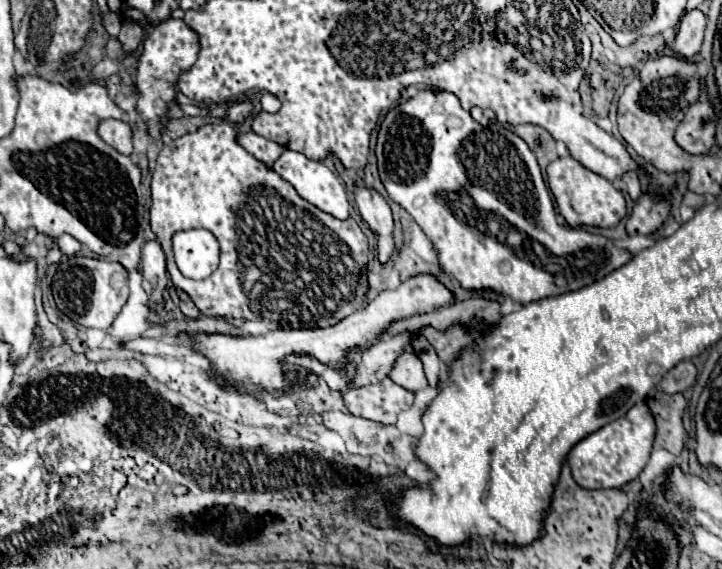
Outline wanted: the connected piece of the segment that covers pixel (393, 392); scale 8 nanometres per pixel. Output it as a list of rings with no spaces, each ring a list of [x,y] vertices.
[[[384,379],[376,385],[366,385],[360,389],[350,389],[344,395],[344,405],[352,415],[384,425],[394,425],[400,411],[406,411],[412,401],[414,393],[392,379]]]

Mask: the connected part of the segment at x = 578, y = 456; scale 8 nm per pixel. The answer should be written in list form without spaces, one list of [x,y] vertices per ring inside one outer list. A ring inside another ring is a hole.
[[[646,401],[636,403],[624,417],[604,425],[572,447],[572,451],[568,453],[568,465],[572,469],[574,481],[582,489],[610,489],[632,483],[650,459],[654,429],[654,417]]]

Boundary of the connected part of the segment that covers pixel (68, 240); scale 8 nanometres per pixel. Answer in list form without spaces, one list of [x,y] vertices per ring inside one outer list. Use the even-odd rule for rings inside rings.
[[[64,235],[64,237],[60,237],[58,239],[58,247],[60,247],[60,251],[62,253],[66,253],[66,255],[76,255],[78,251],[80,251],[80,243],[74,239],[74,237],[70,237],[70,235]]]

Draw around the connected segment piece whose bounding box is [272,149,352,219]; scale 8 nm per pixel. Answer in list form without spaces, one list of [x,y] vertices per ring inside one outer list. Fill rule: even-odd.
[[[284,149],[284,153],[276,161],[276,165],[272,165],[272,169],[276,169],[276,173],[280,173],[298,191],[298,195],[304,197],[308,203],[312,203],[318,209],[334,215],[336,219],[348,219],[350,217],[352,209],[350,209],[350,203],[346,197],[346,189],[340,183],[340,179],[322,161],[312,161],[312,159],[306,159],[302,153],[296,153],[292,149]]]

